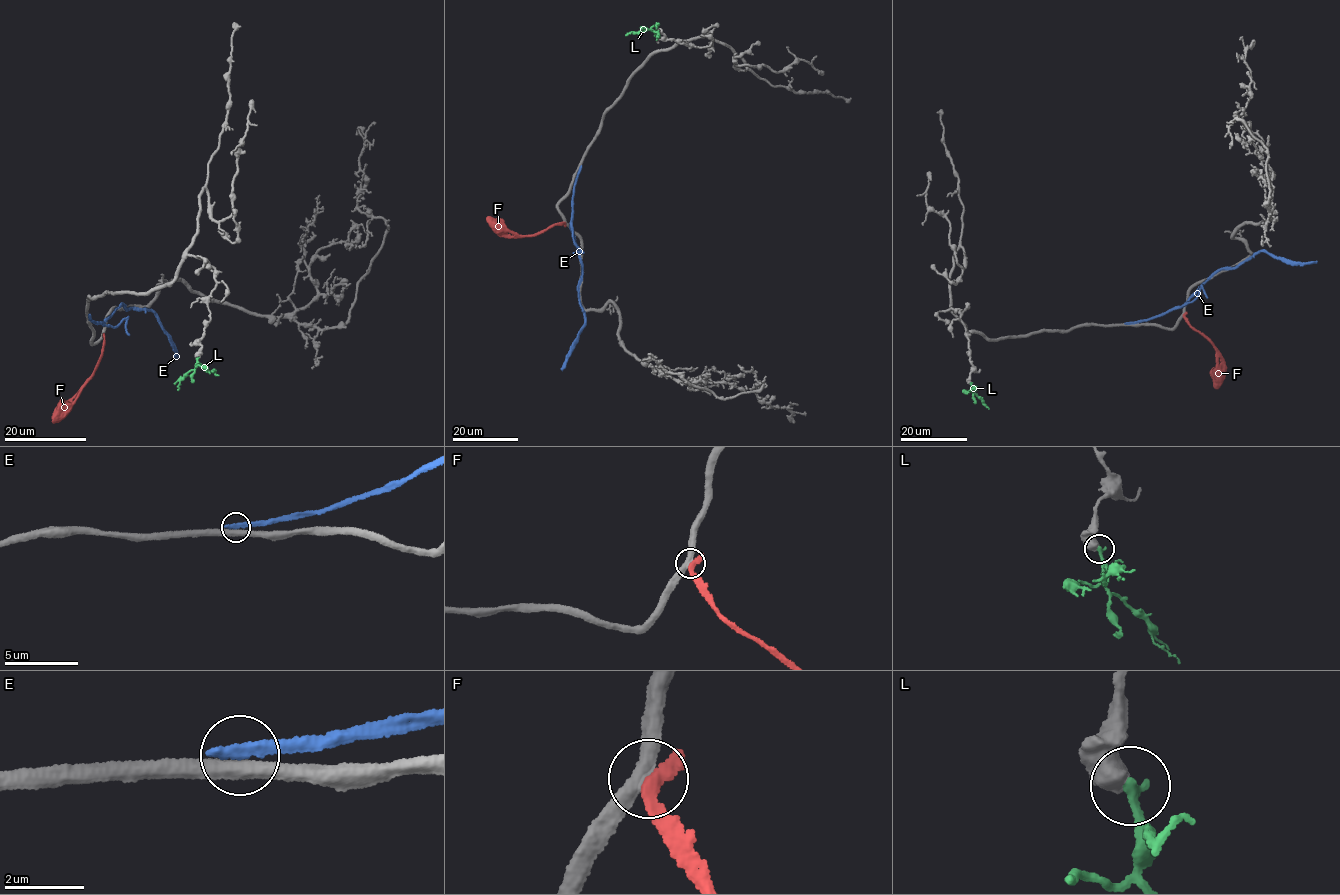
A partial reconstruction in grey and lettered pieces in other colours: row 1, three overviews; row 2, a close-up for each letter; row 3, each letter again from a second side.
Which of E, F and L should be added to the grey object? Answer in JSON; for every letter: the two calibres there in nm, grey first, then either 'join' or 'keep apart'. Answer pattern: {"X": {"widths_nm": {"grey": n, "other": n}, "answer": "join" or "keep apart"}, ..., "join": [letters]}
{"E": {"widths_nm": {"grey": 400, "other": 320}, "answer": "keep apart"}, "F": {"widths_nm": {"grey": 400, "other": 380}, "answer": "keep apart"}, "L": {"widths_nm": {"grey": 700, "other": 300}, "answer": "keep apart"}, "join": []}

